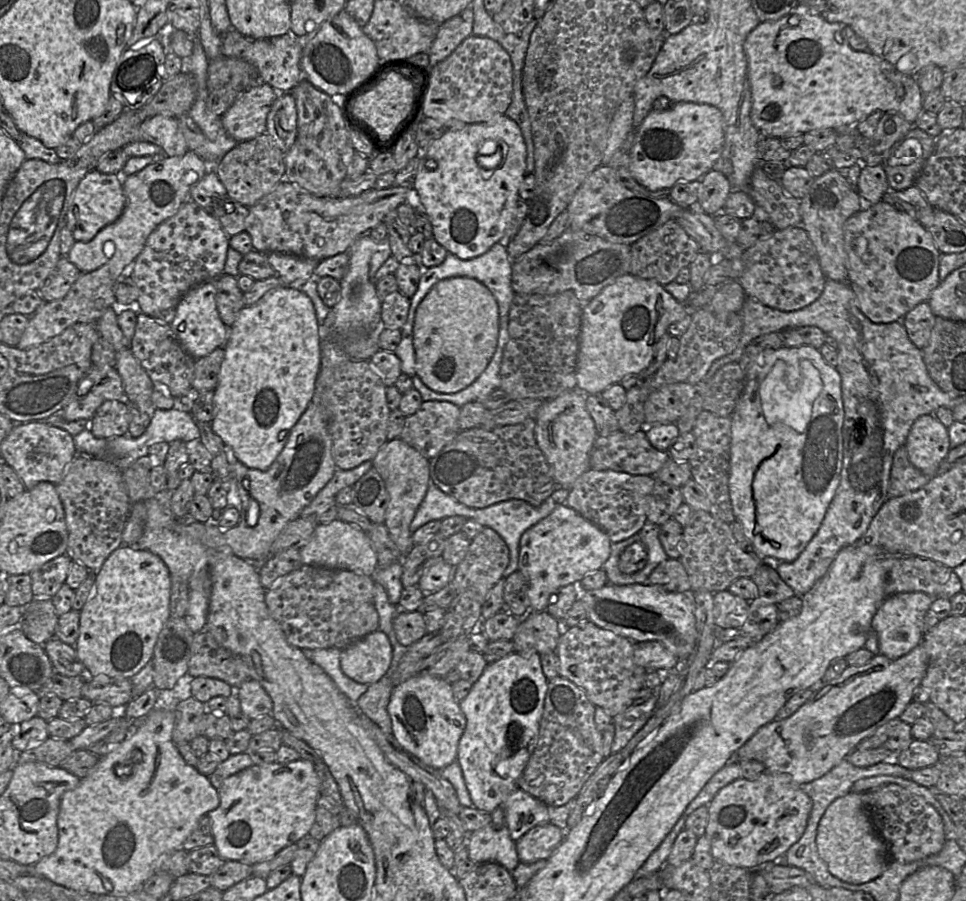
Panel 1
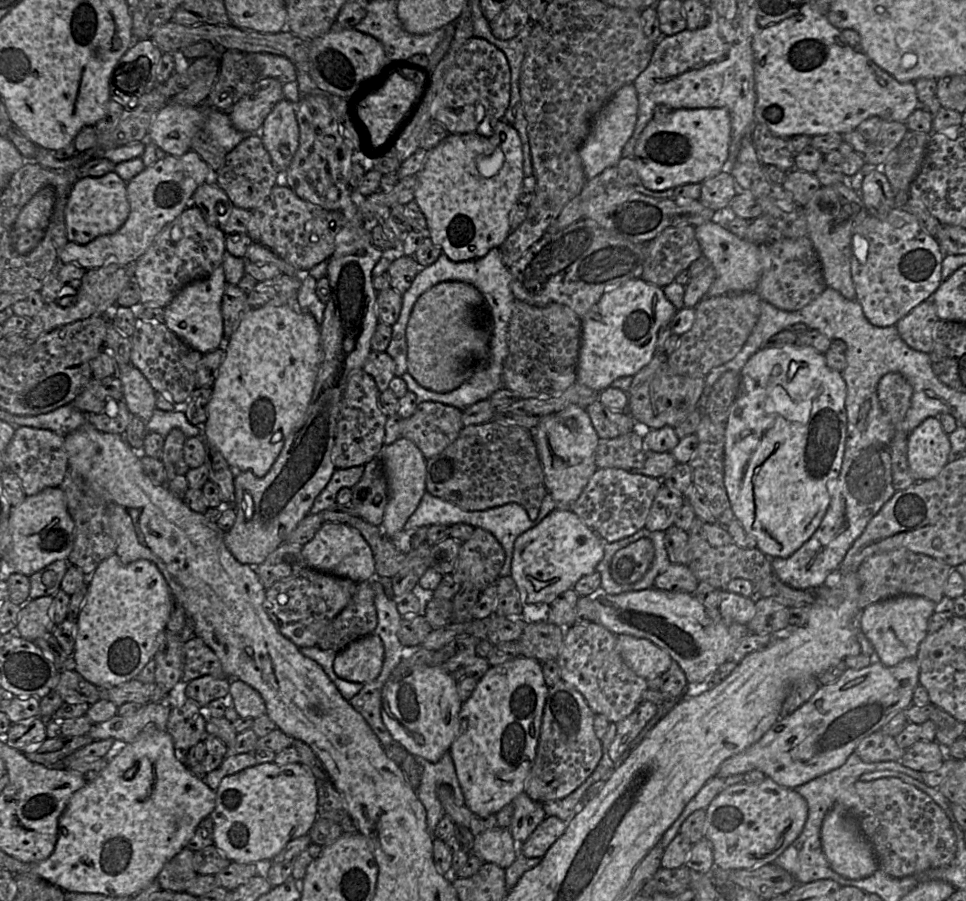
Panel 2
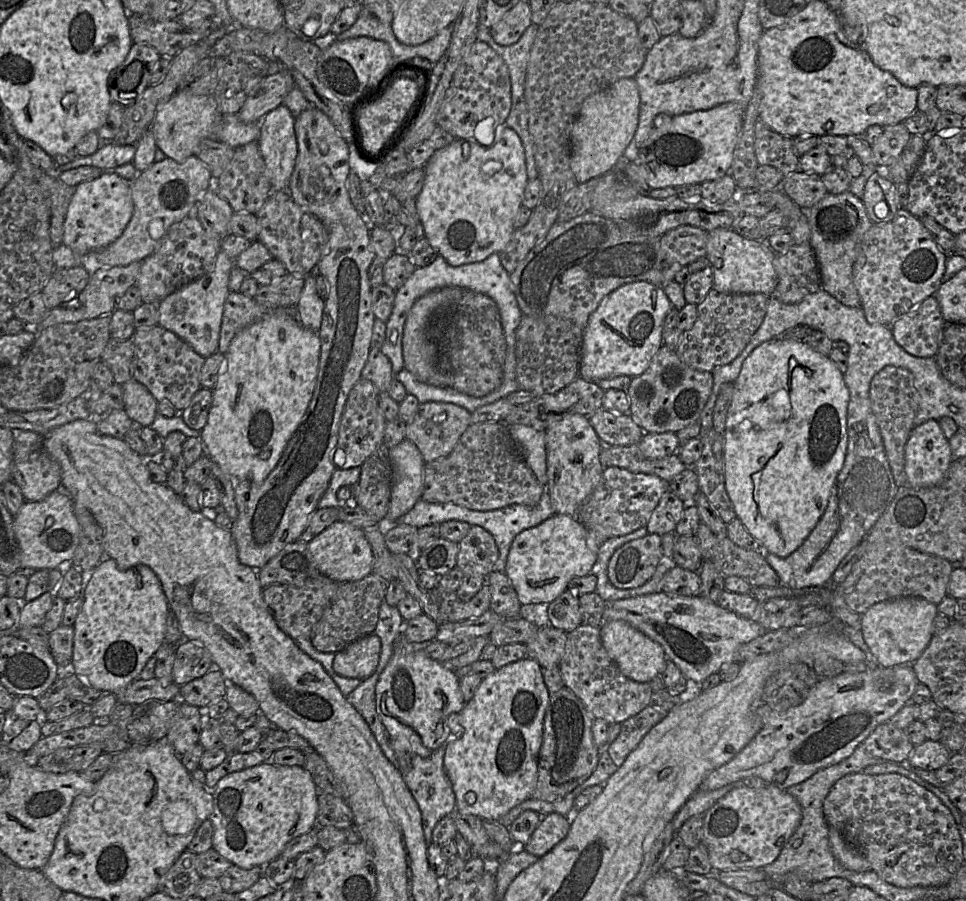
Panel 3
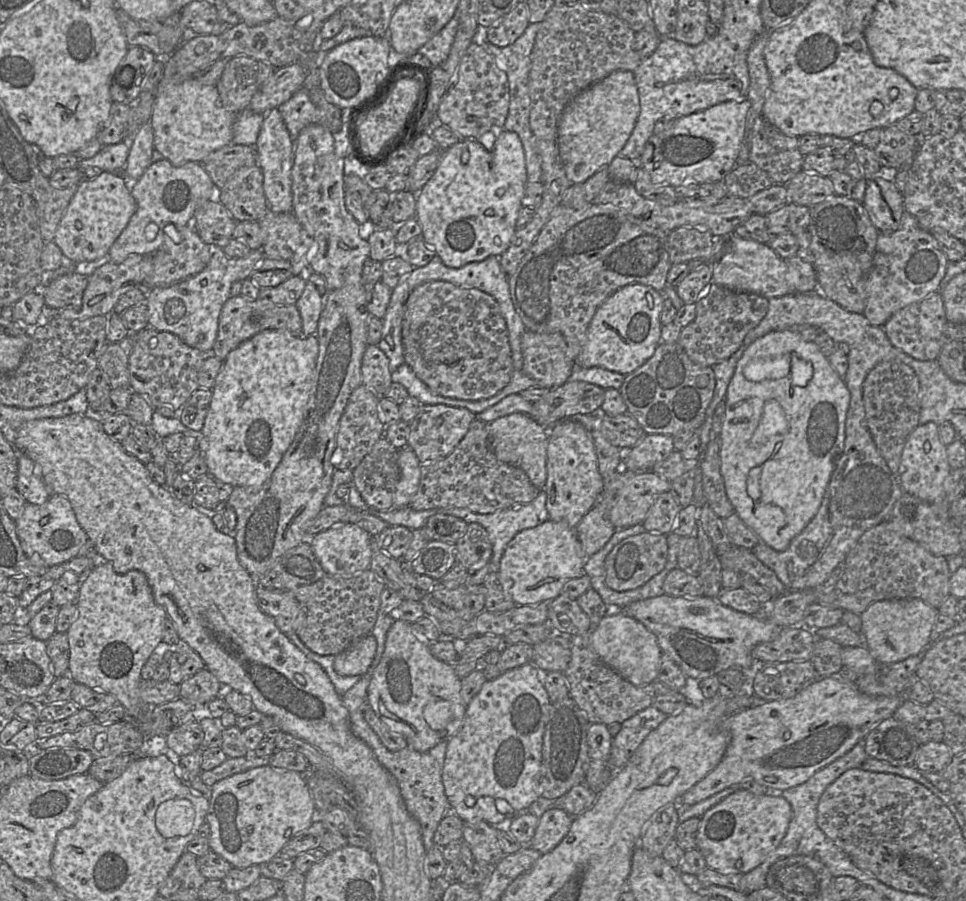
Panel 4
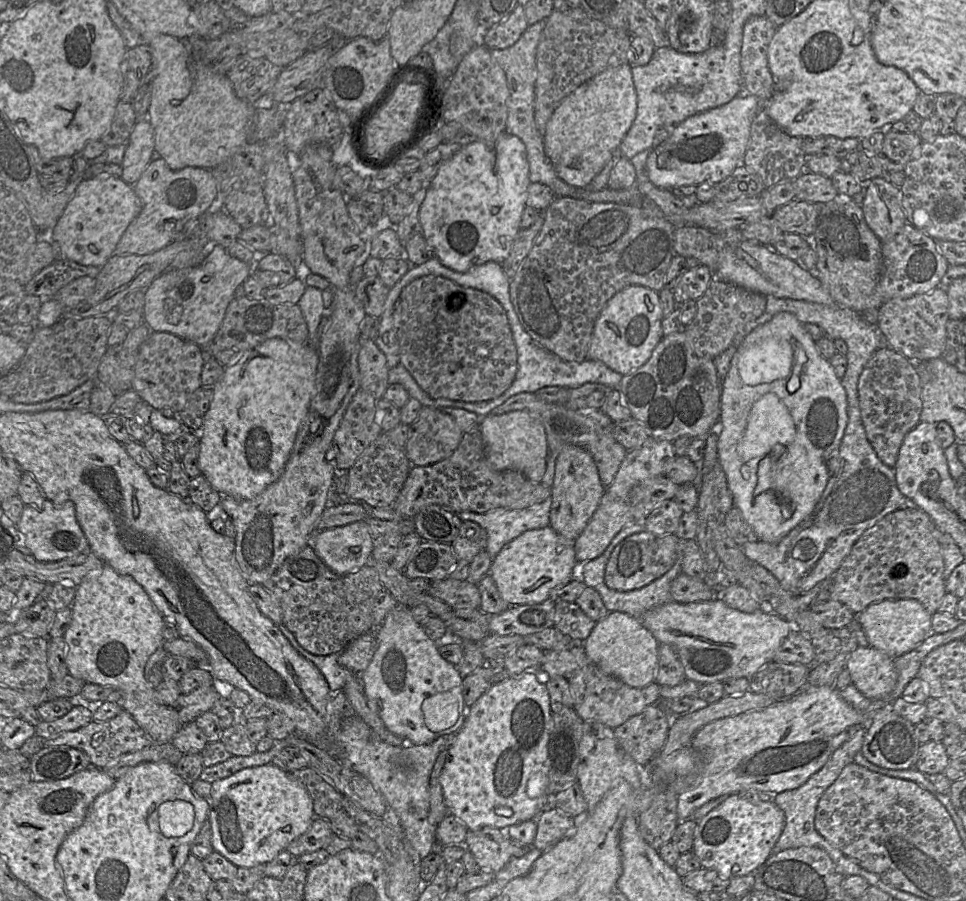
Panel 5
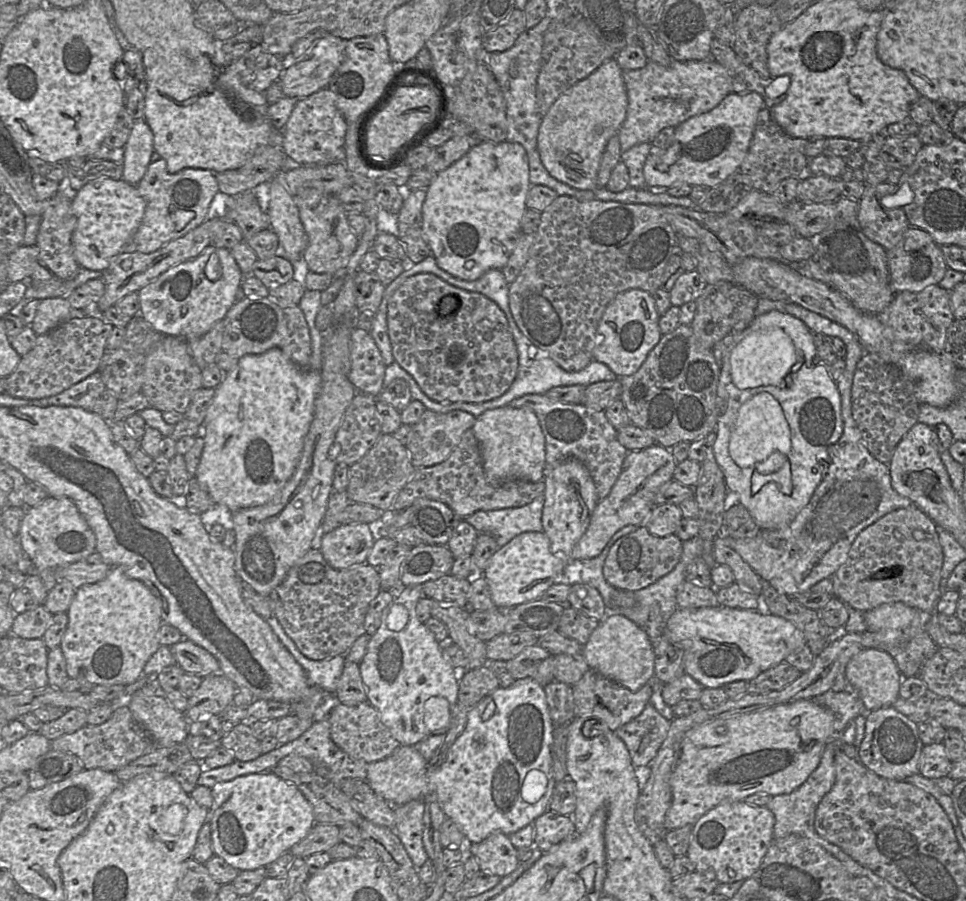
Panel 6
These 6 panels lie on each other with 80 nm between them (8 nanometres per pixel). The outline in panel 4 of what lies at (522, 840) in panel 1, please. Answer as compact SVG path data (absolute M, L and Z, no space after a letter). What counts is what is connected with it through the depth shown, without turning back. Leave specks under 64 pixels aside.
M551 808L539 818L530 847L545 854L553 850L568 834L574 817L563 809Z

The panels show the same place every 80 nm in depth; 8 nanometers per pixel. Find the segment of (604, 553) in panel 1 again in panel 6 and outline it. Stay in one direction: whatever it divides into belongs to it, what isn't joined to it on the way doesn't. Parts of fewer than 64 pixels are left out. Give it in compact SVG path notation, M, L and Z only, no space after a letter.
M544 531L523 532L511 539L489 558L481 574L486 579L495 607L513 608L538 600L552 584L565 580L577 564L567 563L559 554L553 554L550 540Z

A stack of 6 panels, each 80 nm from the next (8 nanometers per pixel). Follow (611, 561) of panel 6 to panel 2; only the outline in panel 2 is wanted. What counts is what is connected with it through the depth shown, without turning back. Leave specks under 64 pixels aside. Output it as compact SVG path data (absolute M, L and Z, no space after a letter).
M642 537L618 550L612 559L610 574L618 584L633 584L643 578L655 555L652 541Z

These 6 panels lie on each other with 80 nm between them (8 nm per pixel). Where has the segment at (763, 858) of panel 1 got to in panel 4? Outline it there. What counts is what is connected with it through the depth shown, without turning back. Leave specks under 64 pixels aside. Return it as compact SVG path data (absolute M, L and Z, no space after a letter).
M741 789L701 817L696 848L703 854L709 868L721 873L746 874L761 865L779 846L791 818L791 804L782 795L756 795Z

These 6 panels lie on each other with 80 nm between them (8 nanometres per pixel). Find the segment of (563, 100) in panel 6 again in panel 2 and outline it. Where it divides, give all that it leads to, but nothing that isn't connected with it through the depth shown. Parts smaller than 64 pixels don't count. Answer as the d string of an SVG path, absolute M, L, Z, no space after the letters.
M633 83L622 86L595 115L590 131L579 148L584 174L592 179L605 168L615 166L621 158L624 145L635 129L638 113L638 96Z

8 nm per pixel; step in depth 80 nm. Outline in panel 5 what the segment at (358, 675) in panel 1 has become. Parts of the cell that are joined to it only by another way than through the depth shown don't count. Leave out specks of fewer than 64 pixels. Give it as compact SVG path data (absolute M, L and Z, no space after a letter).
M372 632L364 633L339 653L338 662L349 671L361 674L369 666L376 648L376 637Z

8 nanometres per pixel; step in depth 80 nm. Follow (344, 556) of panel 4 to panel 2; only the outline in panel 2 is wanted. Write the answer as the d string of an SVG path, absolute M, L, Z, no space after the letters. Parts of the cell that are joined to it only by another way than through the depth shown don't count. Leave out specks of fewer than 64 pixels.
M325 522L314 538L302 548L309 568L346 577L356 583L375 579L375 560L372 549L362 534L347 523Z

